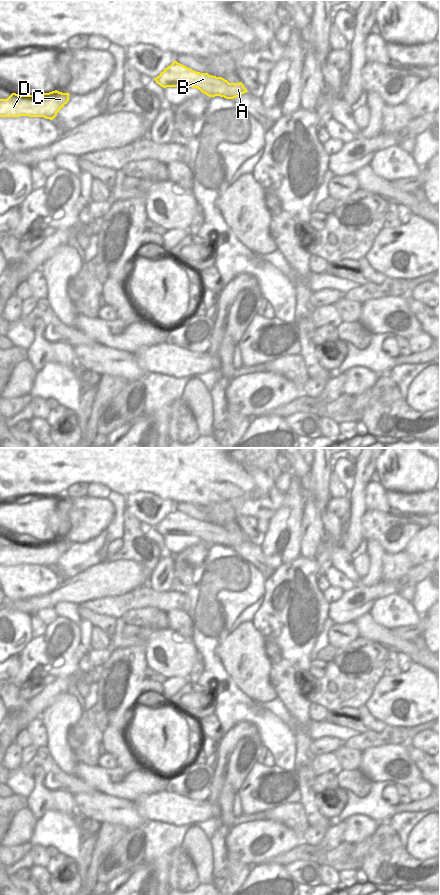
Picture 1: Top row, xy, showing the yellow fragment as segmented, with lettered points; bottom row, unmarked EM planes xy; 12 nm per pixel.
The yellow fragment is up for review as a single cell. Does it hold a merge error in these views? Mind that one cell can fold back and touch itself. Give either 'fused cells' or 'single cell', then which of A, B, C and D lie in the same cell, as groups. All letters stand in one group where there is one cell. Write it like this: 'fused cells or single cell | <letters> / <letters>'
single cell | A B C D

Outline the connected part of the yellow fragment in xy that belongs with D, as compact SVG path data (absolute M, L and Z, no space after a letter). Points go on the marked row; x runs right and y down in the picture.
M57 90L35 95L12 93L7 99L0 99L0 117L29 116L52 120L68 103L69 95Z

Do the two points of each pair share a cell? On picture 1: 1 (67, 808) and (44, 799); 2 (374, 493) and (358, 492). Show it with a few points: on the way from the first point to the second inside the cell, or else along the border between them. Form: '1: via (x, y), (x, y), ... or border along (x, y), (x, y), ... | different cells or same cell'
1: via (61, 802), (50, 800) | same cell
2: border along (370, 480), (365, 489), (366, 508) | different cells

